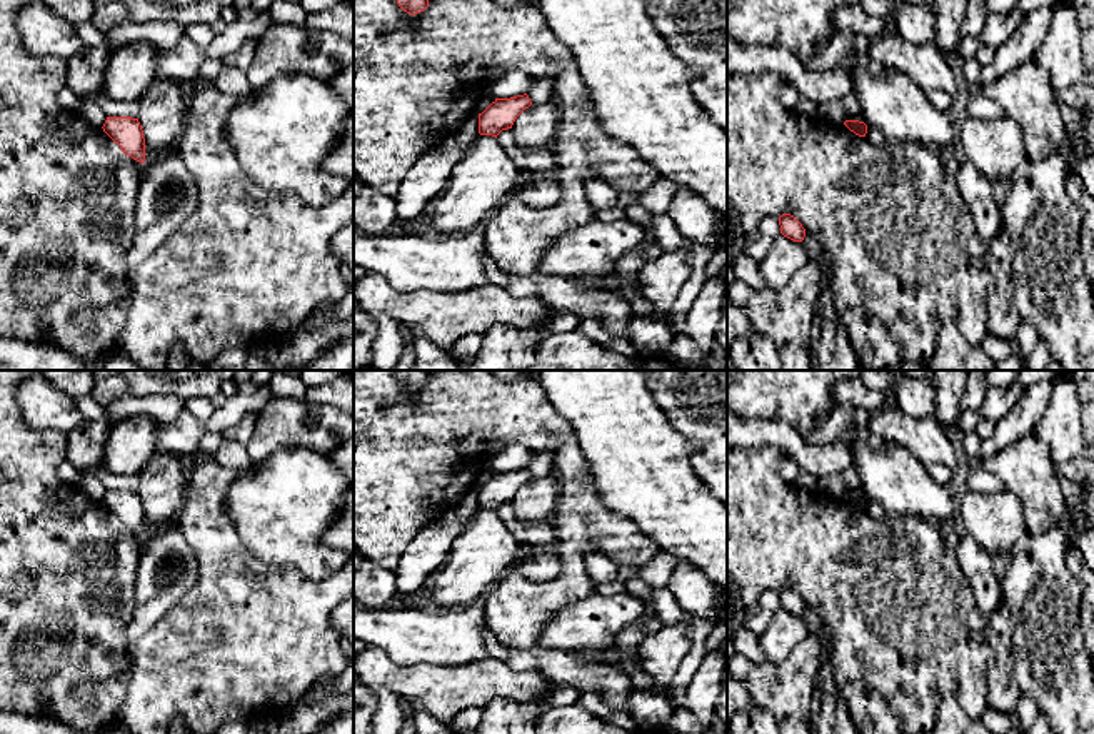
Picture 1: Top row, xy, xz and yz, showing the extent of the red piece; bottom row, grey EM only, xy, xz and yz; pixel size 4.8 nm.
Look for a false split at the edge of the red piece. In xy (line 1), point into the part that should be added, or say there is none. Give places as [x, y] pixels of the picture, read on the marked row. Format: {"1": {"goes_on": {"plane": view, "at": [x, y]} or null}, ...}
{"1": {"goes_on": null}}

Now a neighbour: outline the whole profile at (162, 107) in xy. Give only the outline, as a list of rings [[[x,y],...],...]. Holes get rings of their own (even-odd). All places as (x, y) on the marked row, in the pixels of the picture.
[[[158,77],[138,98],[145,160],[175,153],[177,140],[185,123],[188,98],[188,88]]]

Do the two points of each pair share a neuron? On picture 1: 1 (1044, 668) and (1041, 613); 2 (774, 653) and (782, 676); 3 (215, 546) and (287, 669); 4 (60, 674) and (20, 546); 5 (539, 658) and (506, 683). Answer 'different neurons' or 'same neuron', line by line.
1: same neuron
2: different neurons
3: same neuron
4: same neuron
5: different neurons

